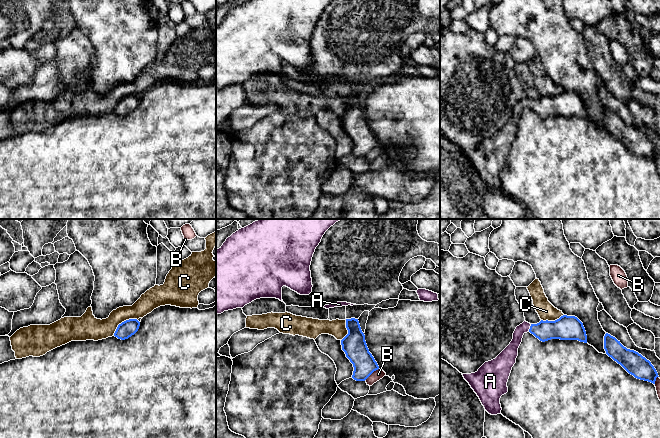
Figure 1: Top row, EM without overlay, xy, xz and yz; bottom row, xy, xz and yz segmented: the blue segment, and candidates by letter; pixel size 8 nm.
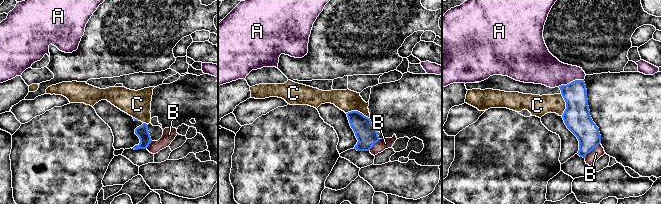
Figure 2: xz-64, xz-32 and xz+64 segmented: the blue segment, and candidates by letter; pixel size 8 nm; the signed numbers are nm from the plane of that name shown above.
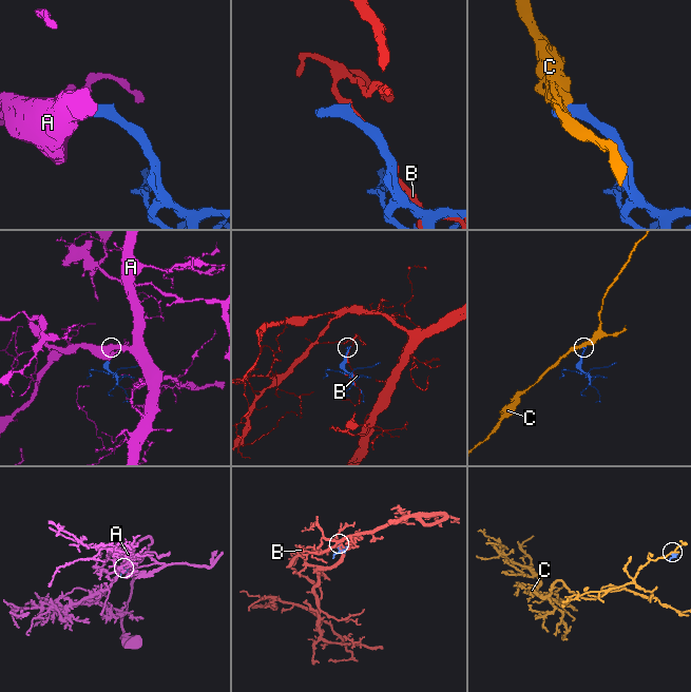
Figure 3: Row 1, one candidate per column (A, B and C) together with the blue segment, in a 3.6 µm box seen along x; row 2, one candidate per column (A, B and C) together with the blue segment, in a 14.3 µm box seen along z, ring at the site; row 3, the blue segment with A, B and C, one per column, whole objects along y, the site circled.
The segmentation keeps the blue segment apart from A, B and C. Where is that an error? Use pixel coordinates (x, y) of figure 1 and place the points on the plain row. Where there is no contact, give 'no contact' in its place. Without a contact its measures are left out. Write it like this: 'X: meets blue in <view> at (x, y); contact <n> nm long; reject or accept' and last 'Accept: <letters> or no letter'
A: meets blue in yz at (530, 104); contact 70 nm long; accept
B: meets blue in xz at (371, 149); contact 160 nm long; reject
C: meets blue in xy at (122, 98); contact 240 nm long; reject
Accept: A

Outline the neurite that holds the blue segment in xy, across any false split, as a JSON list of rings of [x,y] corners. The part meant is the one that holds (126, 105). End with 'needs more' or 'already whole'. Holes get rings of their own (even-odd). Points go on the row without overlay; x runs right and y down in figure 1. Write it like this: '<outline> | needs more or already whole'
[[[129,95],[118,101],[114,112],[118,115],[125,116],[134,111],[140,102],[140,98],[137,95]]] | already whole

